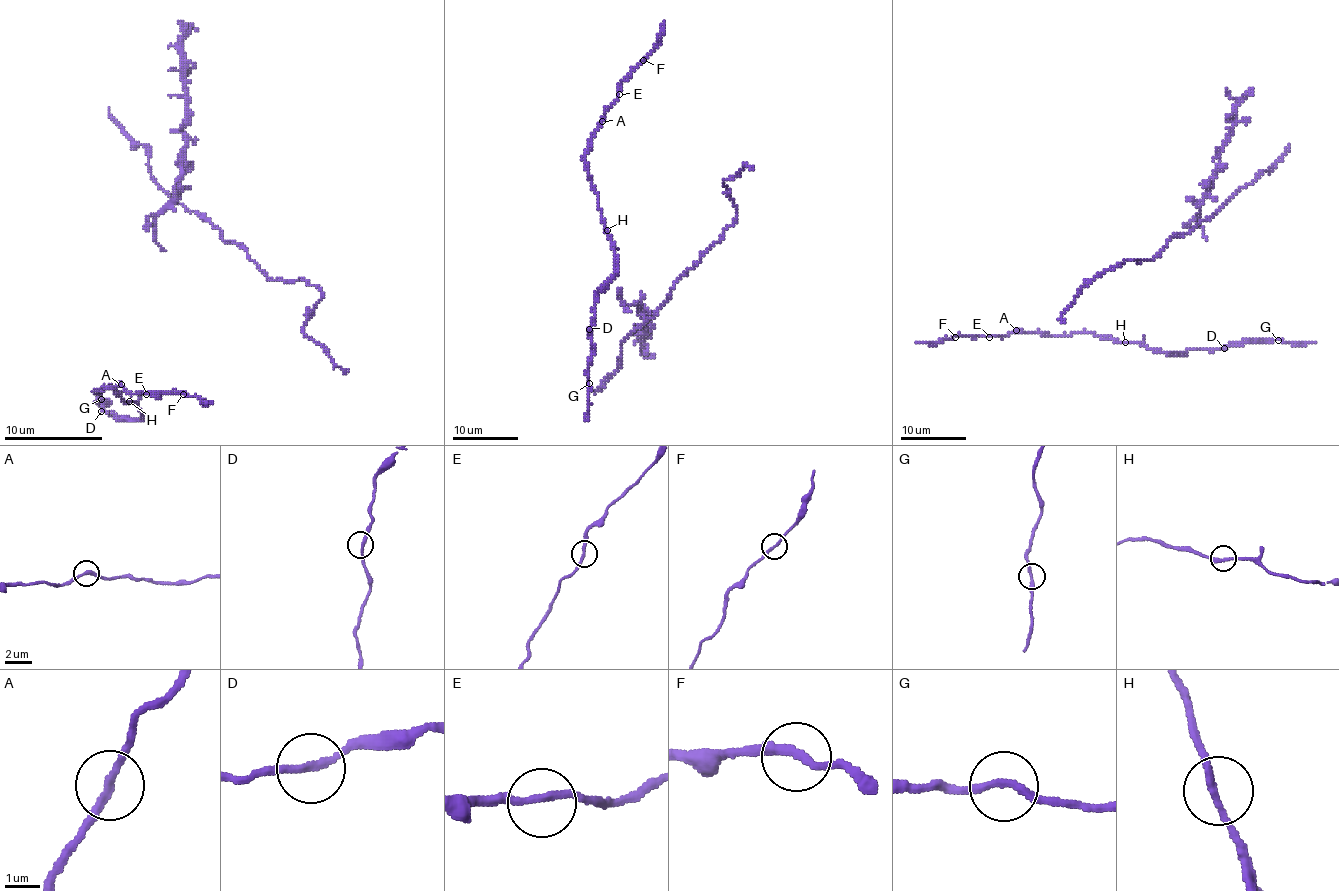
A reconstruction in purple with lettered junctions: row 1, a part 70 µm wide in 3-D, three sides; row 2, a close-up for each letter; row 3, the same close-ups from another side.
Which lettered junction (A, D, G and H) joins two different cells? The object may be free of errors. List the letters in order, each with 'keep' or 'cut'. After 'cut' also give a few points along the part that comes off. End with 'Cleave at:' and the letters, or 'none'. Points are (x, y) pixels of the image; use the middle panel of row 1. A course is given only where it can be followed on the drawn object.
A: keep
D: keep
G: keep
H: keep
Cleave at: none

